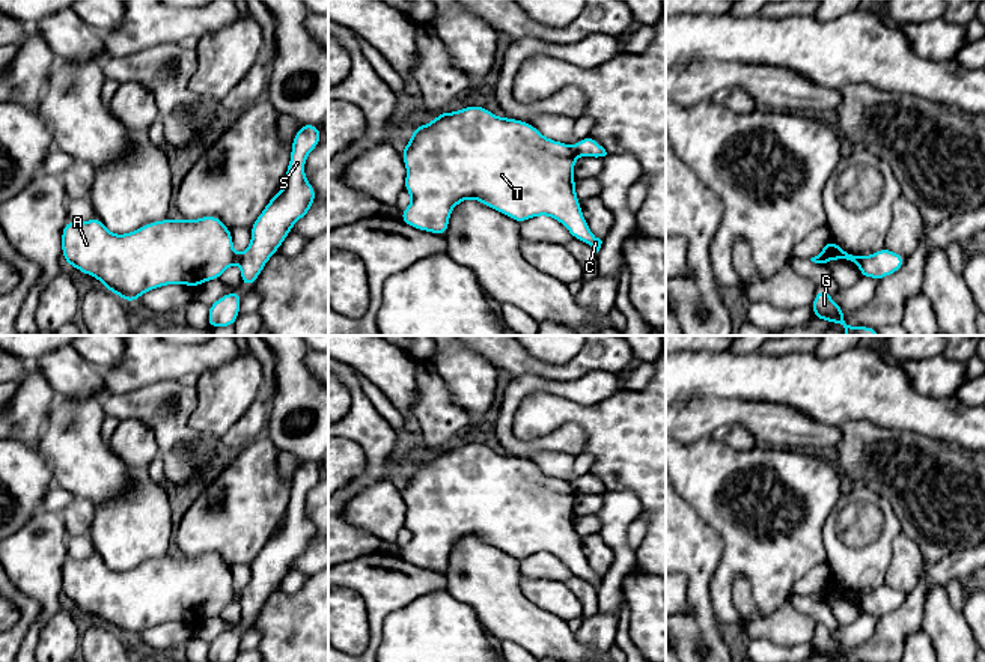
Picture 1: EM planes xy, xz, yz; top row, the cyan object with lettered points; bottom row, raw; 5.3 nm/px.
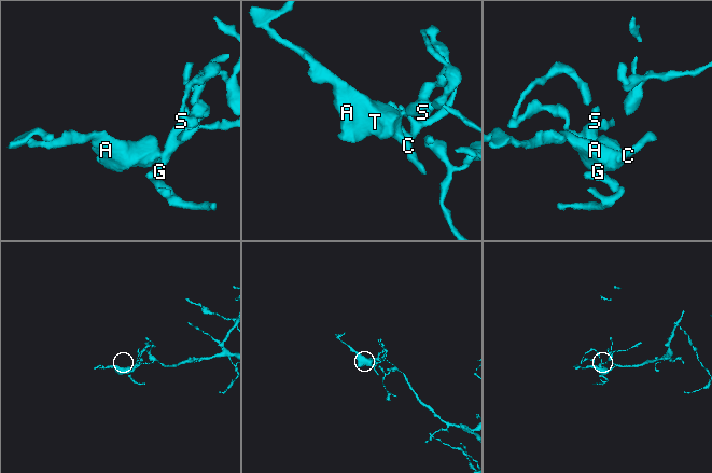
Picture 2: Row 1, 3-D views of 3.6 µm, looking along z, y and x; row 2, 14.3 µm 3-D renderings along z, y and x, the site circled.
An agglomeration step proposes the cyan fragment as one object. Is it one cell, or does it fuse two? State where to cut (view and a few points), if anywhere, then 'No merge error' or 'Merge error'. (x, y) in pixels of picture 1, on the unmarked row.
Split along xz (571, 485), (577, 492). Merge error

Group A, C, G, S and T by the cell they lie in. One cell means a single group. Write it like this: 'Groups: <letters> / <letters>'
Groups: A C T / G S

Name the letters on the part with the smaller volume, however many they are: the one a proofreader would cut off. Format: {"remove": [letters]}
{"remove": ["A", "C", "T"]}

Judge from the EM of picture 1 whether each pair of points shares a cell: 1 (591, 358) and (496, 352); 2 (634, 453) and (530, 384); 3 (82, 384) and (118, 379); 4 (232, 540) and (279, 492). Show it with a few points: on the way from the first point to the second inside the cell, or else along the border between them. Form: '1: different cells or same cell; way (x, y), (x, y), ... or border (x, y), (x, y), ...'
1: same cell; way (567, 370), (545, 370), (520, 361)
2: different cells; border (576, 403), (535, 391), (521, 402), (515, 414)
3: different cells; border (103, 372), (107, 391)
4: same cell; way (243, 528), (267, 504)

